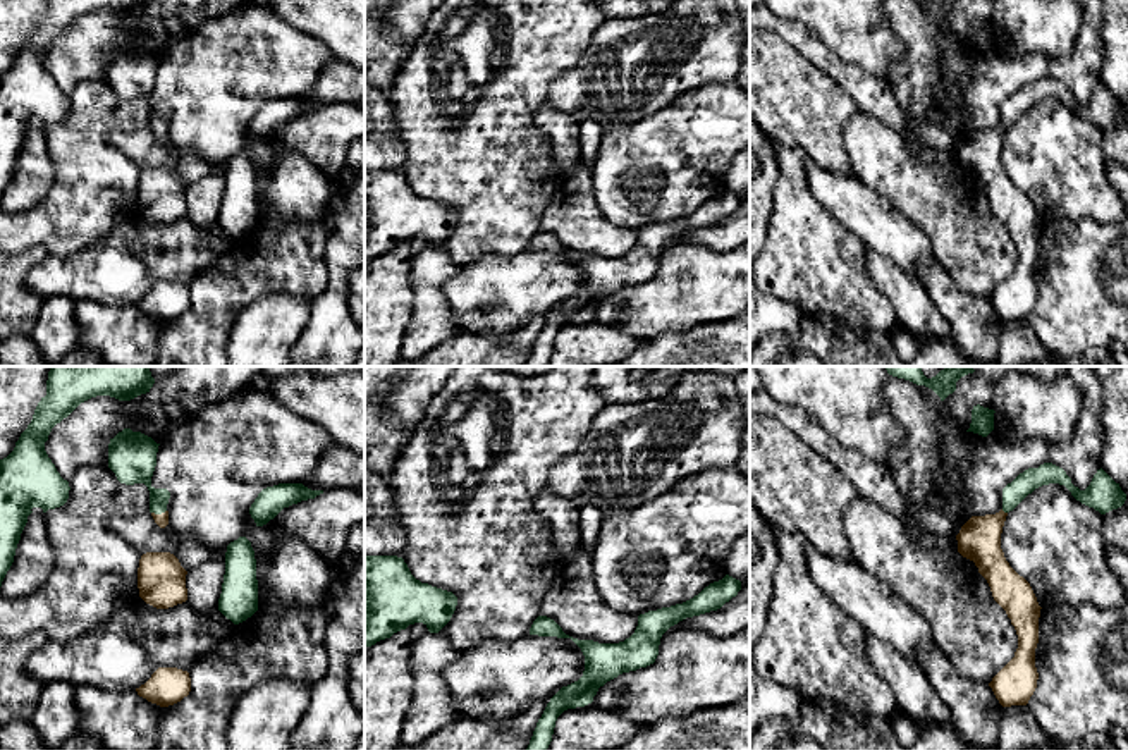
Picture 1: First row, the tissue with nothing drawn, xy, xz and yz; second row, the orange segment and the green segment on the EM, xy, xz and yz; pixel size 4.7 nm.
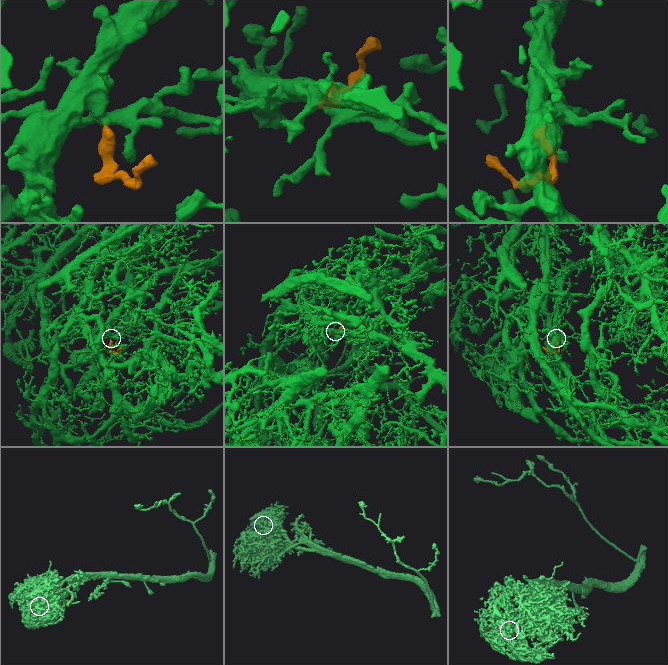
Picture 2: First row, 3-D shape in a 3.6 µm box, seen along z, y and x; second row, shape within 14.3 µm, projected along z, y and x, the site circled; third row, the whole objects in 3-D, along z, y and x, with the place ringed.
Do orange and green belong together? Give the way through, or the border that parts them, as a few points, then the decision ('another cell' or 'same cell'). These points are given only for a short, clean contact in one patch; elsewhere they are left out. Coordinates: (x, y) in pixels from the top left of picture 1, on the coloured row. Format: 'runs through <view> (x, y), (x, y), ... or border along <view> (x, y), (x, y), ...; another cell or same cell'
runs through xy (162, 520), (159, 515), (159, 497), (136, 467); same cell

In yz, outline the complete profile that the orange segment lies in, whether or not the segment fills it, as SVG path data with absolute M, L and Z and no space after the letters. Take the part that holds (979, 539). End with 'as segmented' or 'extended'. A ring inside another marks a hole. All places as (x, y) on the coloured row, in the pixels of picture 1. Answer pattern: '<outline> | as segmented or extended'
M1052 463L1028 468L1002 489L1002 509L996 514L972 516L956 535L958 552L973 561L987 580L994 600L1006 611L1018 635L1015 657L992 678L989 686L1002 707L1027 705L1037 688L1035 649L1039 643L1040 606L1030 583L1006 561L1001 533L1009 511L1028 494L1049 483L1064 485L1082 504L1100 514L1125 504L1126 494L1102 468L1090 485L1080 490L1066 471Z | extended

